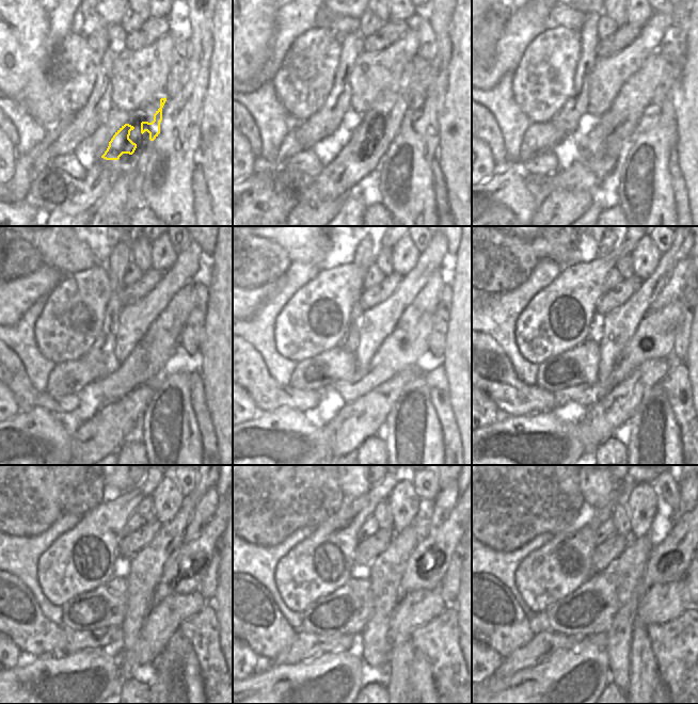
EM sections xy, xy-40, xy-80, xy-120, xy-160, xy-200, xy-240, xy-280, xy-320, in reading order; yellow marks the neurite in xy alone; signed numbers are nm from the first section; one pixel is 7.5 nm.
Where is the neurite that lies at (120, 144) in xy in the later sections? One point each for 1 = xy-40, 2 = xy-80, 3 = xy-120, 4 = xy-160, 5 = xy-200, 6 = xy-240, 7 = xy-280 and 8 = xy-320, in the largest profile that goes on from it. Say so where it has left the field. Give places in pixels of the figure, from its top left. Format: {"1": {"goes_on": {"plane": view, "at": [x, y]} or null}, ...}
{"1": {"goes_on": {"plane": "xy-40", "at": [359, 143]}}, "2": {"goes_on": {"plane": "xy-80", "at": [612, 140]}}, "3": {"goes_on": {"plane": "xy-120", "at": [123, 381]}}, "4": {"goes_on": {"plane": "xy-160", "at": [364, 380]}}, "5": {"goes_on": {"plane": "xy-200", "at": [657, 329]}}, "6": {"goes_on": {"plane": "xy-240", "at": [185, 569]}}, "7": {"goes_on": {"plane": "xy-280", "at": [428, 562]}}, "8": {"goes_on": {"plane": "xy-320", "at": [668, 561]}}}

